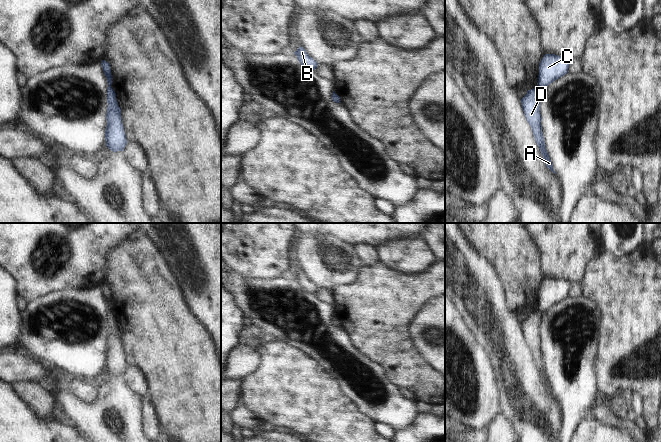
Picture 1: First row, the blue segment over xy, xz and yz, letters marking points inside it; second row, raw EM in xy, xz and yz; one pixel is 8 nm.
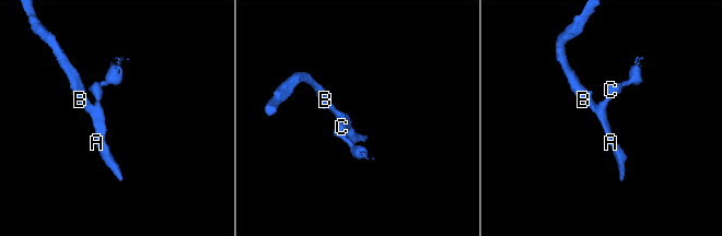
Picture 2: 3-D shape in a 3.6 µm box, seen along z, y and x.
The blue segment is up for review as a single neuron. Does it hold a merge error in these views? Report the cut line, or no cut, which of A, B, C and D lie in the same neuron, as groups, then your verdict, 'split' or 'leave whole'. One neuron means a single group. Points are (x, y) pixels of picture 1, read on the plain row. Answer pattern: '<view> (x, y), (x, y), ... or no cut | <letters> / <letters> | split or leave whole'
yz (538, 309), (542, 312) | A B D / C | split

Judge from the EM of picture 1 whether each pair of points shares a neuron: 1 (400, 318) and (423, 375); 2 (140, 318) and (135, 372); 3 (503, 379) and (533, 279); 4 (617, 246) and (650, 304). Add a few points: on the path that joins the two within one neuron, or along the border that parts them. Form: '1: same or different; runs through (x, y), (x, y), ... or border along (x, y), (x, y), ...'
1: same; runs through (400, 332), (400, 352), (409, 361)
2: different; border along (128, 365), (134, 365), (142, 372), (148, 386)
3: different; border along (505, 293), (506, 306), (515, 315)
4: different; border along (644, 244), (622, 256), (615, 256), (602, 249)

